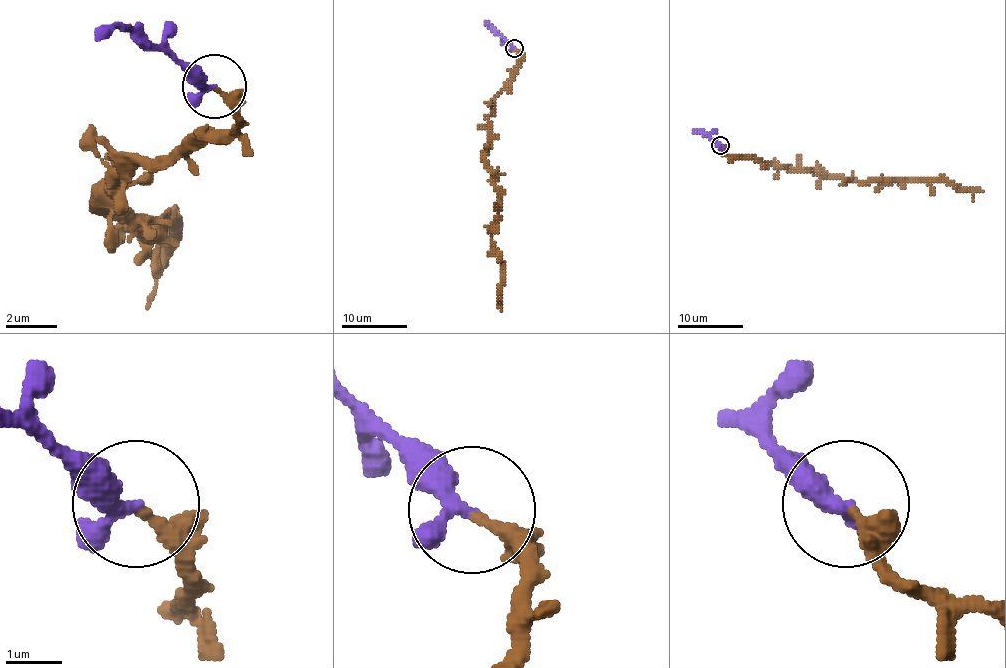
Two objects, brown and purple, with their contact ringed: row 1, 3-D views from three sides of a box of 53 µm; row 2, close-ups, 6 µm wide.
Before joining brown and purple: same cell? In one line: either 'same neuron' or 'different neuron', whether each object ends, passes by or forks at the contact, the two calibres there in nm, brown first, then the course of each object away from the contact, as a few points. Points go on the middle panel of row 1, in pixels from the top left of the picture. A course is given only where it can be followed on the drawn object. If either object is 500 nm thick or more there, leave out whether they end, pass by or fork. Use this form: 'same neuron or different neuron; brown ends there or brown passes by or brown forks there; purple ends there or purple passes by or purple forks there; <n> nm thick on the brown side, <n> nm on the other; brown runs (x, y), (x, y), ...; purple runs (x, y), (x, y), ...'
same neuron; brown ends there; purple passes by; 240 nm thick on the brown side, 280 nm on the other; brown runs (513, 48), (520, 54), (518, 67), (495, 98), (486, 155), (500, 198), (492, 232), (504, 281), (497, 302); purple runs (513, 48), (484, 22)

